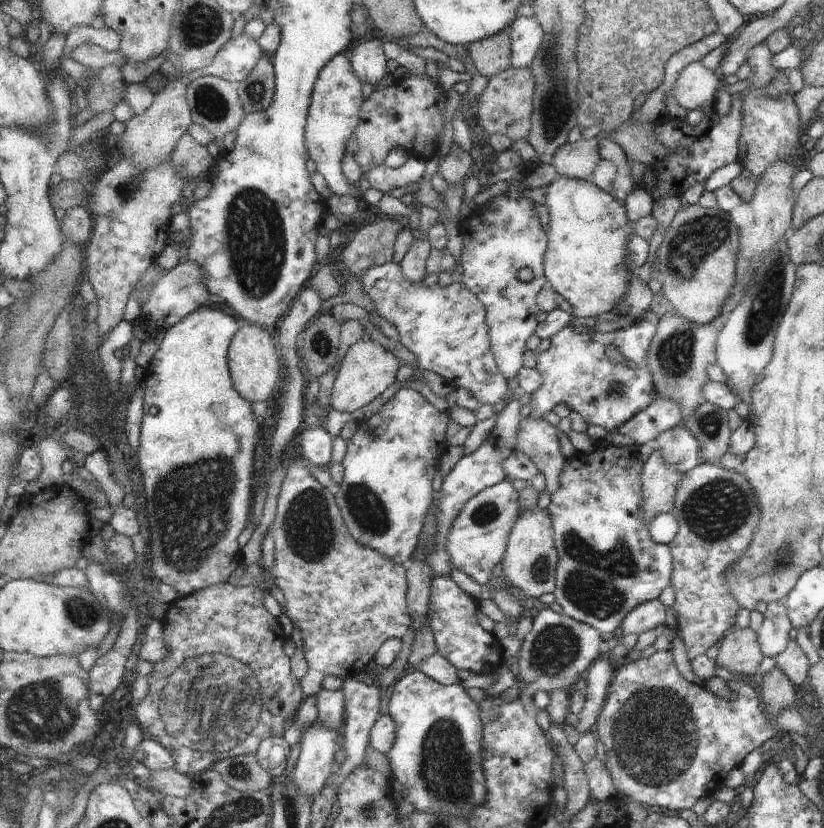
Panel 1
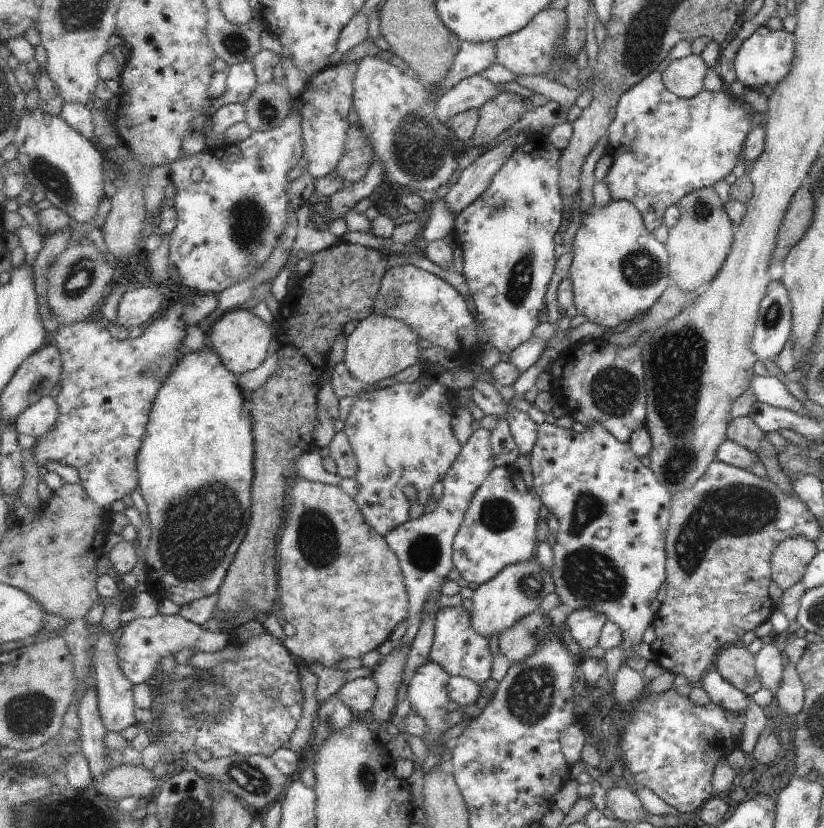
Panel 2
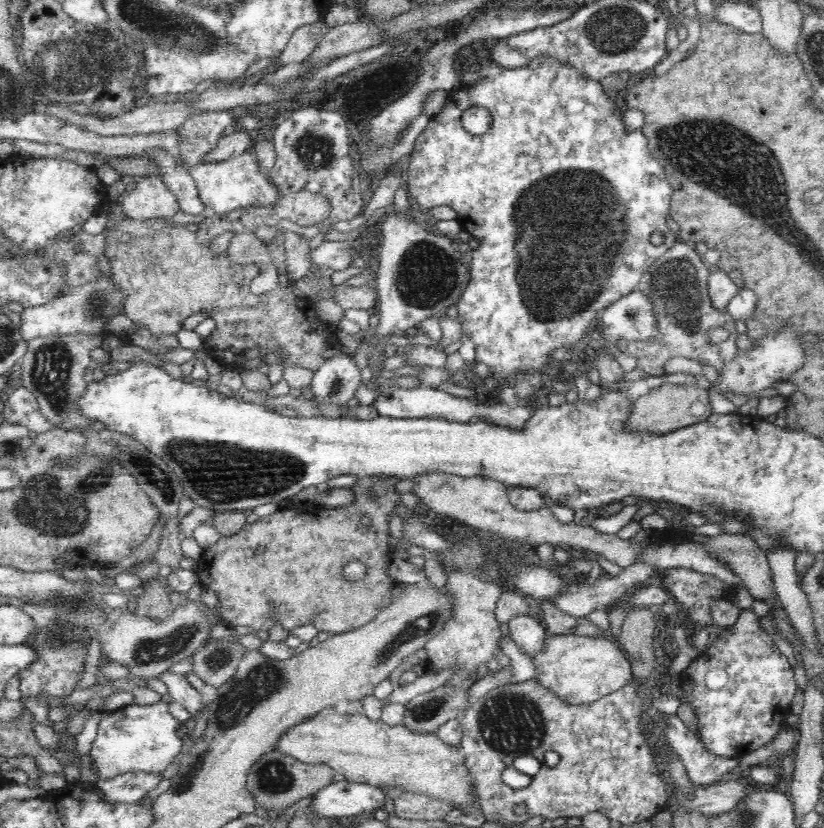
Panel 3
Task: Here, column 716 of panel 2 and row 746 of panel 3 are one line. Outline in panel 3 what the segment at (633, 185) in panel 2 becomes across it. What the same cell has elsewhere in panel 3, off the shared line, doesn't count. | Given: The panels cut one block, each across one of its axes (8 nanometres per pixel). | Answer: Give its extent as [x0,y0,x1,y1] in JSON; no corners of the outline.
[90,700,182,780]

